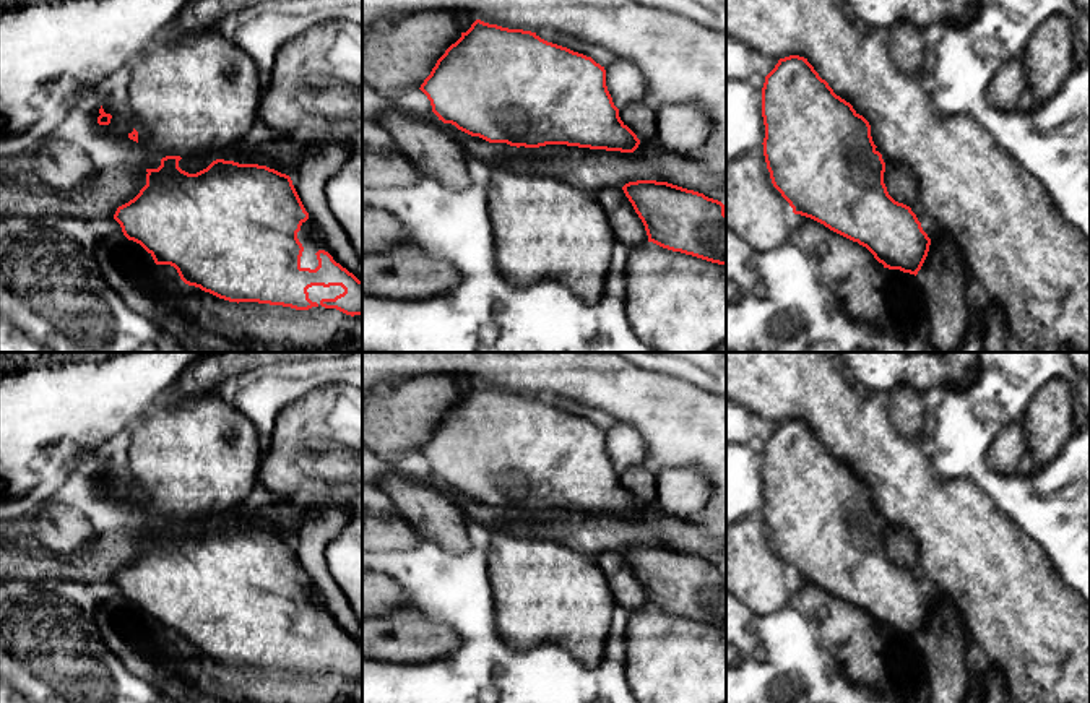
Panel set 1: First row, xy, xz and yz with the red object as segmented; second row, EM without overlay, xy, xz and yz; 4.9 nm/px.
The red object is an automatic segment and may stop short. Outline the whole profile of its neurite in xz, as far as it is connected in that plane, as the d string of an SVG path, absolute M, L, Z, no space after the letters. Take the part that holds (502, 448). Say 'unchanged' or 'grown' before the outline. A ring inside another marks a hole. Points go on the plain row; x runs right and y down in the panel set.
unchanged; M476 383L437 424L419 453L439 484L489 507L517 511L567 508L621 516L634 516L640 508L619 481L604 430L531 395Z

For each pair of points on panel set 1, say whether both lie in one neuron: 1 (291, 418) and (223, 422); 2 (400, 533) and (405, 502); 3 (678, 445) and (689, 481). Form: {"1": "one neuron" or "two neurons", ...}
{"1": "two neurons", "2": "two neurons", "3": "two neurons"}

